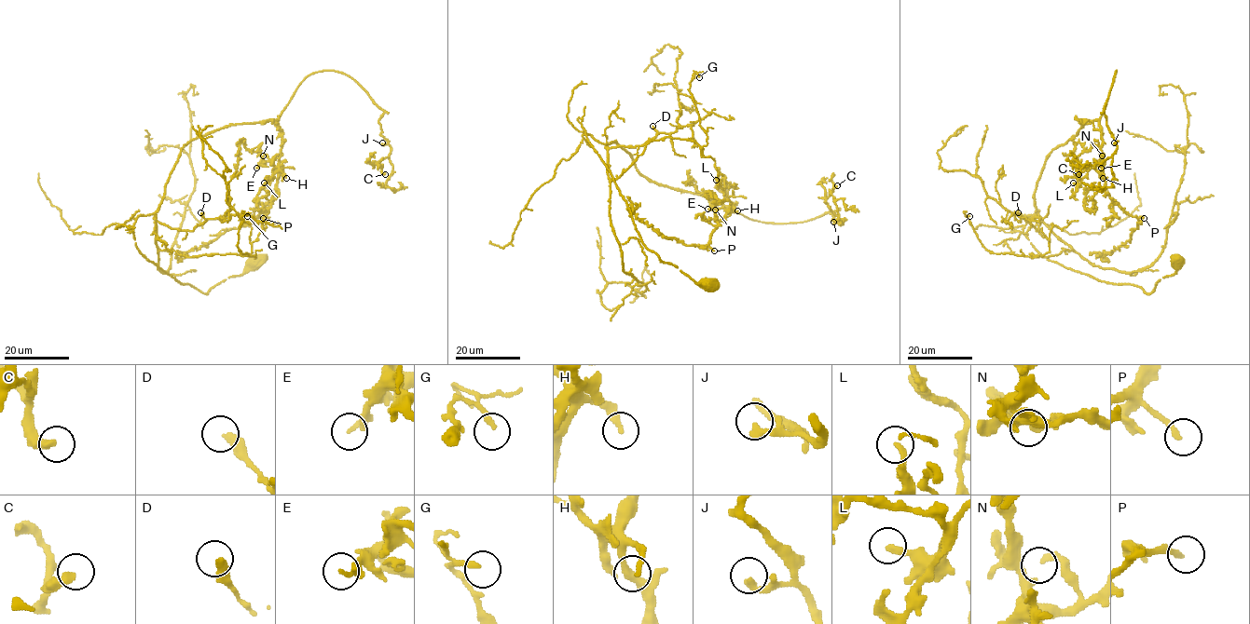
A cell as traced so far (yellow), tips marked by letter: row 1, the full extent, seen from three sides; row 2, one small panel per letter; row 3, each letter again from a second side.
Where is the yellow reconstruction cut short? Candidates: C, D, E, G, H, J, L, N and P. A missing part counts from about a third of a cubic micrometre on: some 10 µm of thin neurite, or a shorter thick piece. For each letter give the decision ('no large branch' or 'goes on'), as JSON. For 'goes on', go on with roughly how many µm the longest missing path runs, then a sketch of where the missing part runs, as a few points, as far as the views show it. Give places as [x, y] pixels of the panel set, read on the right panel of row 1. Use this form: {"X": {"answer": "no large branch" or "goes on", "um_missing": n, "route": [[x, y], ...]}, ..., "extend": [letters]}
{"C": {"answer": "no large branch"}, "D": {"answer": "no large branch"}, "E": {"answer": "no large branch"}, "G": {"answer": "no large branch"}, "H": {"answer": "goes on", "um_missing": 9, "route": [[1103, 178], [1096, 199]]}, "J": {"answer": "no large branch"}, "L": {"answer": "no large branch"}, "N": {"answer": "no large branch"}, "P": {"answer": "no large branch"}, "extend": ["H"]}

